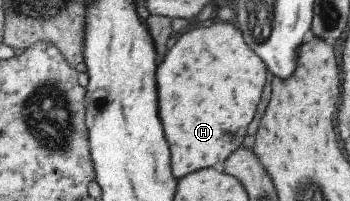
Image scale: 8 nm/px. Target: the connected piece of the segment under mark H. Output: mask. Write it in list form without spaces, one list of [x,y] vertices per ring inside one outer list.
[[[215,21],[211,26],[189,29],[167,50],[155,72],[155,88],[159,104],[157,116],[171,152],[171,172],[175,178],[223,162],[241,144],[265,84],[265,80],[249,80],[249,72],[259,78],[265,76],[261,60],[255,52],[249,52],[240,30],[232,22]]]

